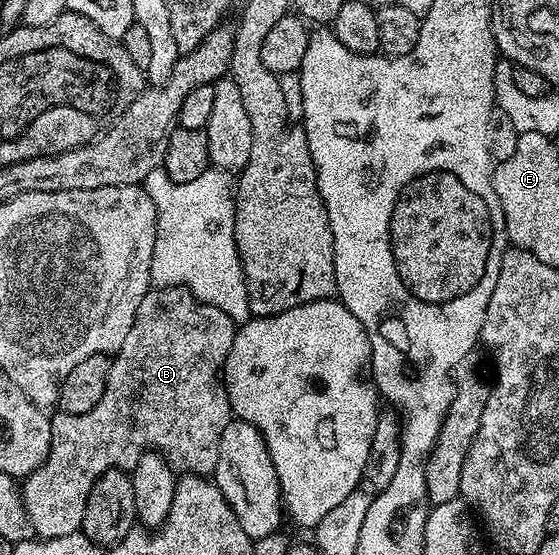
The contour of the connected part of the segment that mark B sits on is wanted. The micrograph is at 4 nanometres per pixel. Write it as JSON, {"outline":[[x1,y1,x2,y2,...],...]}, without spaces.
{"outline":[[154,287,144,295,140,307,136,307,136,319,132,319,132,331,128,331,124,352,110,362,104,399,84,415,51,416,52,443,48,459,21,482,20,492,30,527,39,538,79,532,88,507,88,495,100,475,110,469,133,471,148,452,157,450,179,474,213,474,220,455,220,435,224,435,224,427,232,420,222,368,228,351,232,351,235,332,236,322,228,314,202,304,188,289]]}

